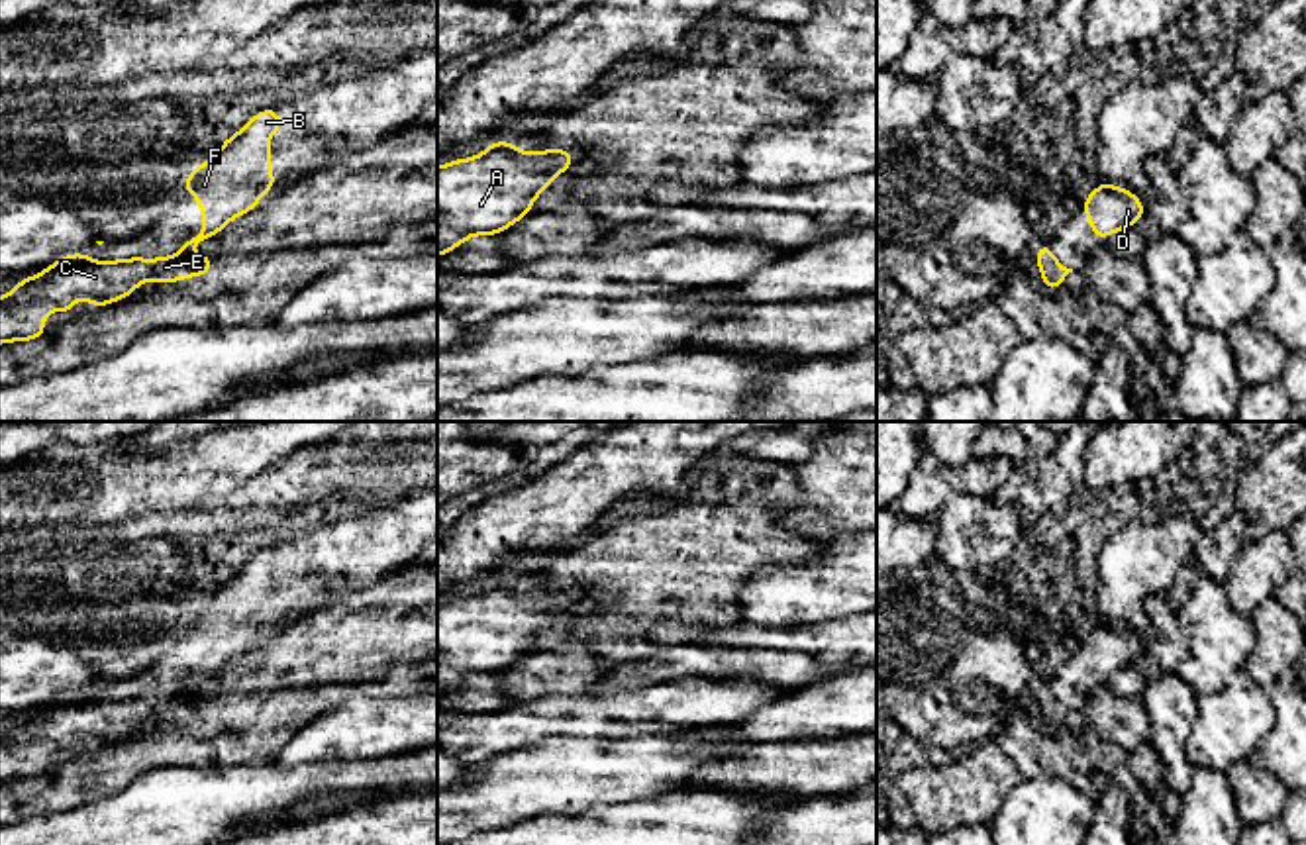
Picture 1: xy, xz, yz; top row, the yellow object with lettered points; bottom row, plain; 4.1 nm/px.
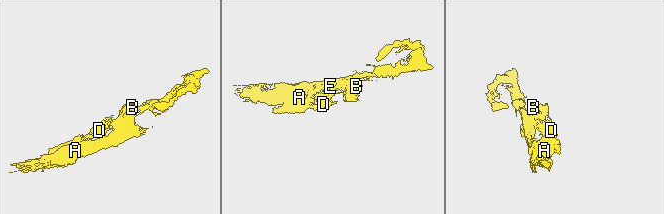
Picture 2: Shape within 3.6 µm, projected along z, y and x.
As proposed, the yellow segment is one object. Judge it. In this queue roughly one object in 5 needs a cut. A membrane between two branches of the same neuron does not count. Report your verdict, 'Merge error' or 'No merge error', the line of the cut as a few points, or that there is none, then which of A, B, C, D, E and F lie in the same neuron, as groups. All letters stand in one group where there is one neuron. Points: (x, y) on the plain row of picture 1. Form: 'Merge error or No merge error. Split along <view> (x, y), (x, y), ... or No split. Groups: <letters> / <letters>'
No merge error. No split. Groups: A B C D E F

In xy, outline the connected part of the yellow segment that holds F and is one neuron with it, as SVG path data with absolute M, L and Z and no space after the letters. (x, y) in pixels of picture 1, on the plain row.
M273 543L271 549L259 549L237 572L227 576L220 588L202 604L192 606L186 621L182 623L180 631L190 631L198 637L198 649L204 659L204 669L196 674L190 674L180 680L178 692L171 696L157 696L157 698L143 698L143 696L129 696L129 698L118 698L118 700L90 700L86 690L82 692L71 692L61 698L57 698L51 706L45 710L18 720L18 723L0 737L0 784L2 782L14 782L14 780L35 780L41 774L45 774L45 753L51 747L55 753L67 753L73 749L78 737L86 737L92 743L92 749L126 739L137 725L141 725L145 720L155 720L159 723L171 723L178 721L182 718L202 716L210 714L214 706L214 696L208 694L186 694L184 690L188 686L196 686L202 680L208 680L210 676L218 674L227 661L233 657L241 657L249 653L263 637L267 629L273 629L278 623L278 618L273 616L273 602L269 600L275 592L275 584L265 582L265 571L271 572L275 578L284 569L278 565L278 547Z

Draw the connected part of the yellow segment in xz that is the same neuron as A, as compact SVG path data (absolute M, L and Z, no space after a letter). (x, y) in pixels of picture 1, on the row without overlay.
M508 578L488 582L477 596L437 606L437 696L457 688L473 674L500 674L529 655L539 631L547 629L557 614L567 612L575 598L577 594L561 584L526 592Z

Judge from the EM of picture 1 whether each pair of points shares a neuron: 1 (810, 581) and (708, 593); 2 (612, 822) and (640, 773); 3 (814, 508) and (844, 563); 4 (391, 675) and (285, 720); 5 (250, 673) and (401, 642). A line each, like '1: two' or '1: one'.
1: two
2: two
3: two
4: one
5: one

